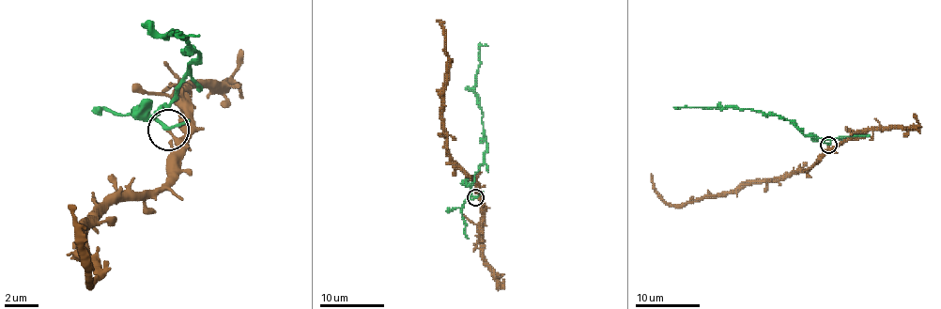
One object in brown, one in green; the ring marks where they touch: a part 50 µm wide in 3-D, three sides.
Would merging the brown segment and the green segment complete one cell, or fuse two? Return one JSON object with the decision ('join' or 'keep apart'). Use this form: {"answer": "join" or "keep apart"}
{"answer": "keep apart"}

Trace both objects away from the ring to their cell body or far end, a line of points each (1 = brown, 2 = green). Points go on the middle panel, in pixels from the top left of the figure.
1: (475, 198), (478, 185), (453, 159), (447, 147), (442, 109), (447, 69), (446, 33), (436, 20)
2: (475, 198), (470, 198), (475, 174), (483, 162), (486, 146), (475, 84), (480, 47), (487, 46)

